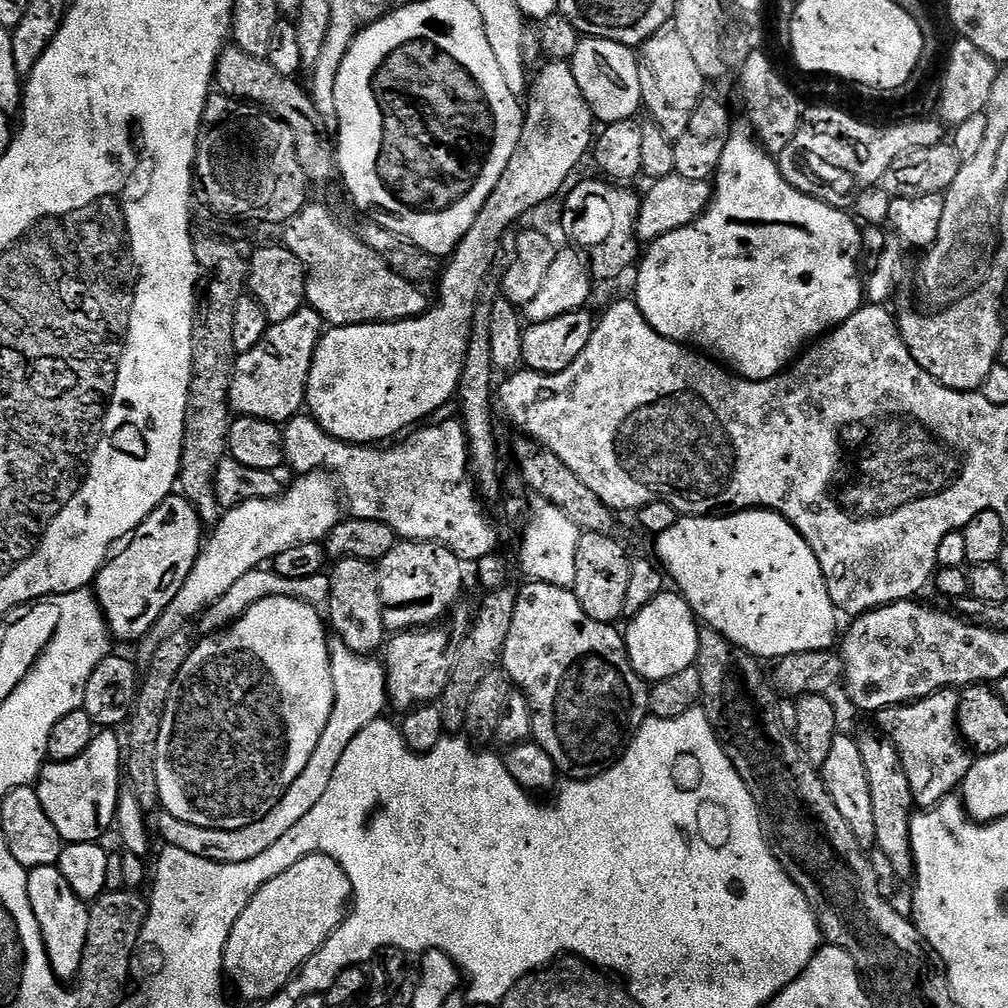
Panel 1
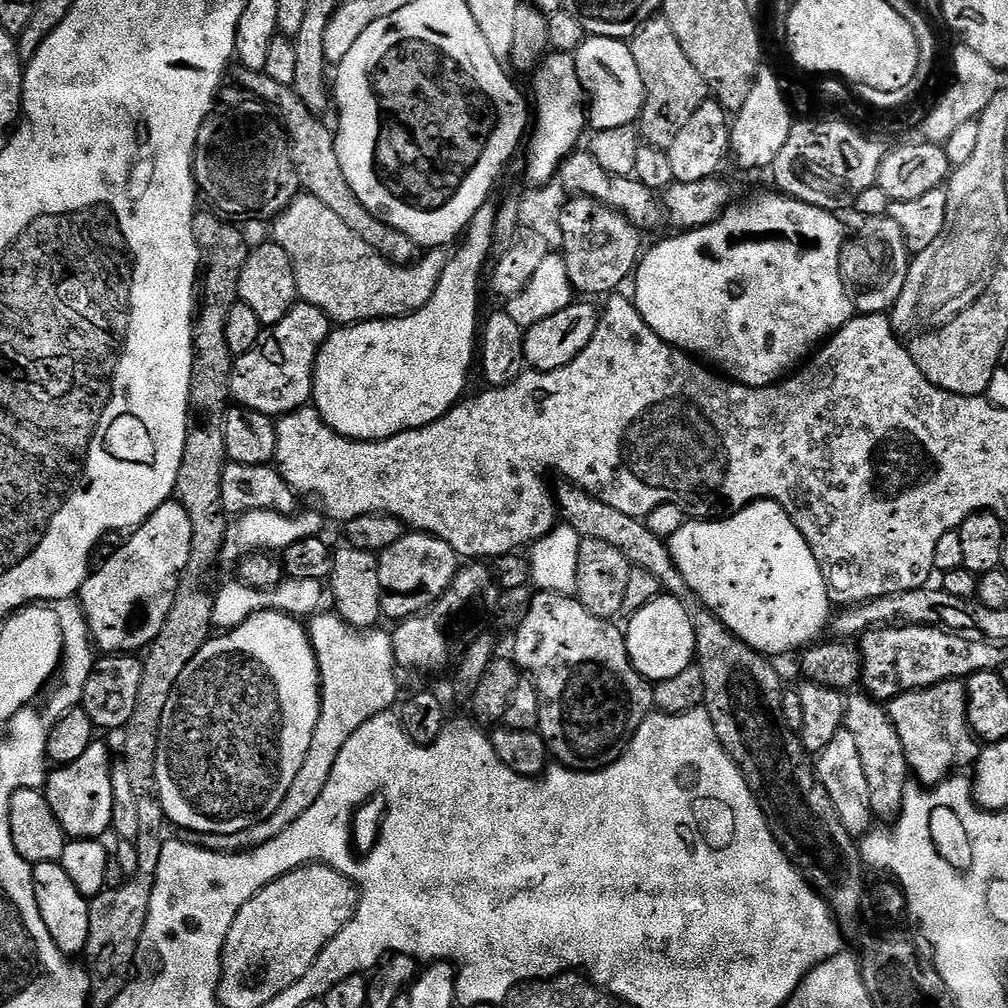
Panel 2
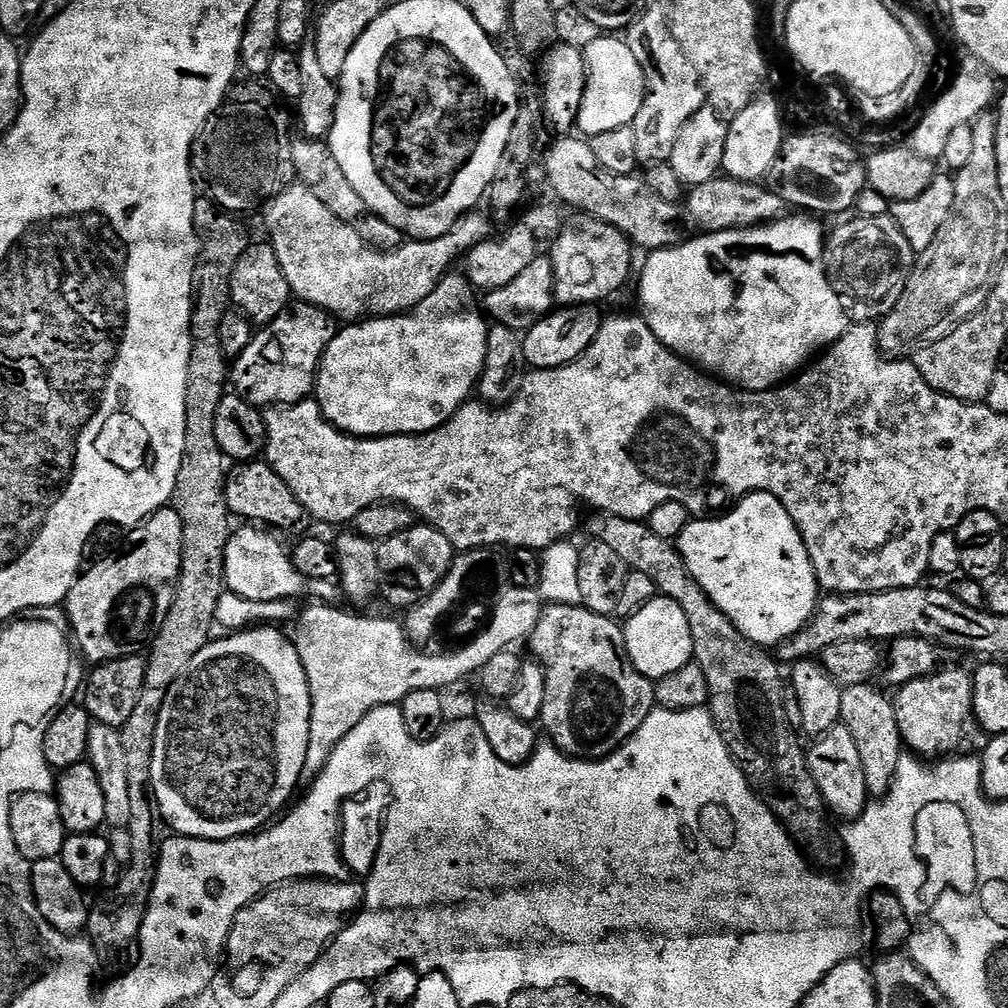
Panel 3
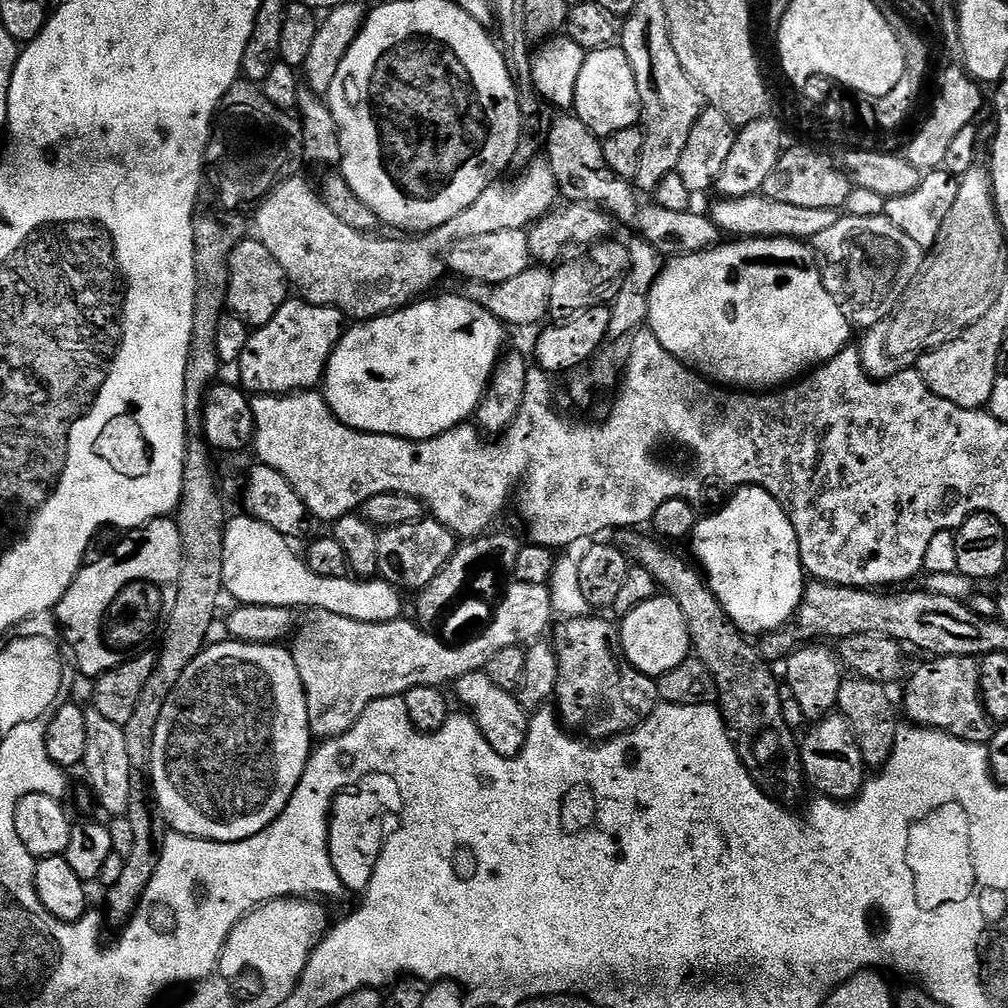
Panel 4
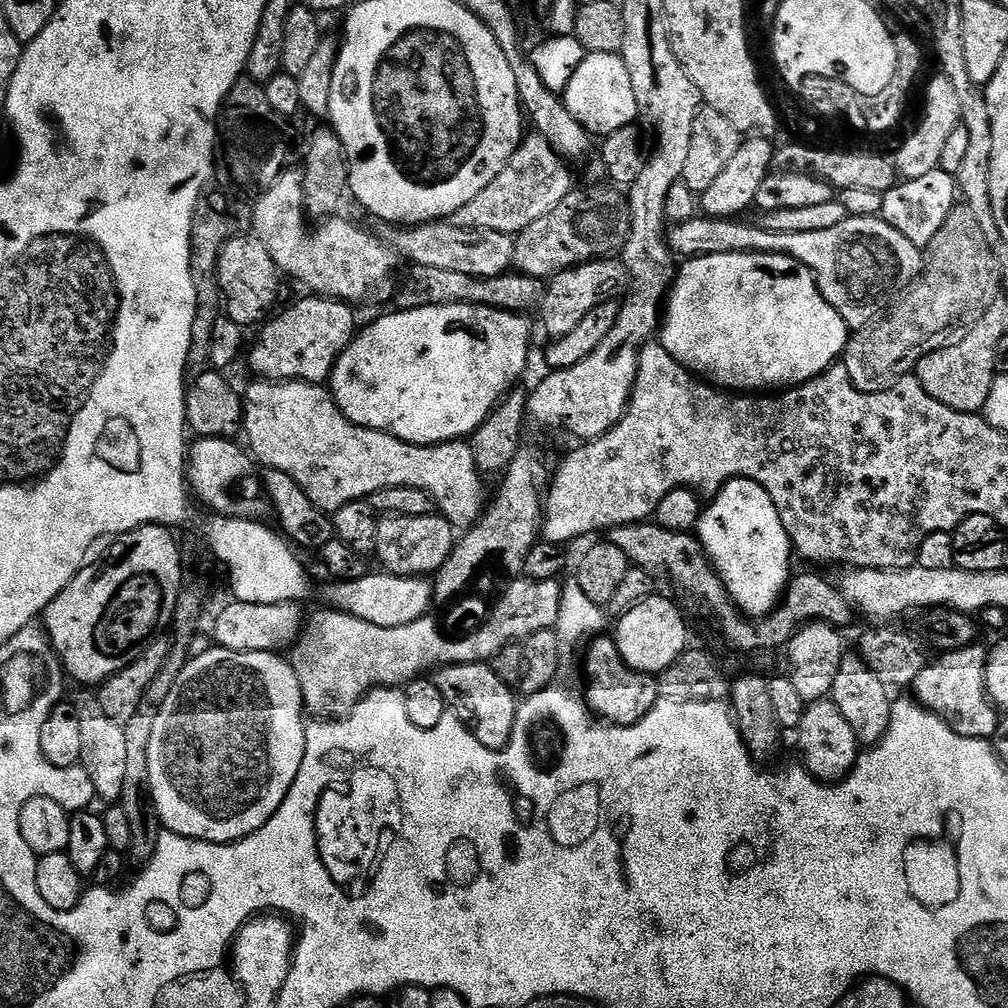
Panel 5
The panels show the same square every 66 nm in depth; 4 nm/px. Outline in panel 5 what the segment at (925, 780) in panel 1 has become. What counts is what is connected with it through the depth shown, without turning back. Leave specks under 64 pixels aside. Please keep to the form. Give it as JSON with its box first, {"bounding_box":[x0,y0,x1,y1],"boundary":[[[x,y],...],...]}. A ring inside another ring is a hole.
{"bounding_box":[910,642,1002,741],"boundary":[[[977,642],[929,659],[928,665],[914,678],[910,689],[917,704],[935,716],[941,716],[962,738],[991,741],[1002,716],[986,694],[986,658],[988,648]]]}

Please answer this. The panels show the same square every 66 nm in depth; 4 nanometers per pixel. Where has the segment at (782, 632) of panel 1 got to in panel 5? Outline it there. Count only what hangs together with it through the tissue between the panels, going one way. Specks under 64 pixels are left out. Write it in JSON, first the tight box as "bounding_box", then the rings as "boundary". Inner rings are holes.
{"bounding_box":[695,480,794,618],"boundary":[[[729,480],[727,485],[720,489],[718,495],[711,501],[712,512],[705,511],[699,522],[696,523],[695,535],[702,538],[704,545],[704,553],[708,555],[709,560],[712,561],[712,566],[716,573],[720,575],[720,580],[723,584],[728,585],[728,597],[735,600],[737,608],[741,609],[743,615],[749,618],[759,618],[761,616],[768,616],[776,608],[778,601],[783,597],[784,589],[786,587],[786,578],[793,575],[792,560],[794,561],[794,549],[790,538],[784,535],[784,527],[782,522],[776,518],[776,508],[768,499],[766,490],[758,486],[758,482],[753,480]]]}

